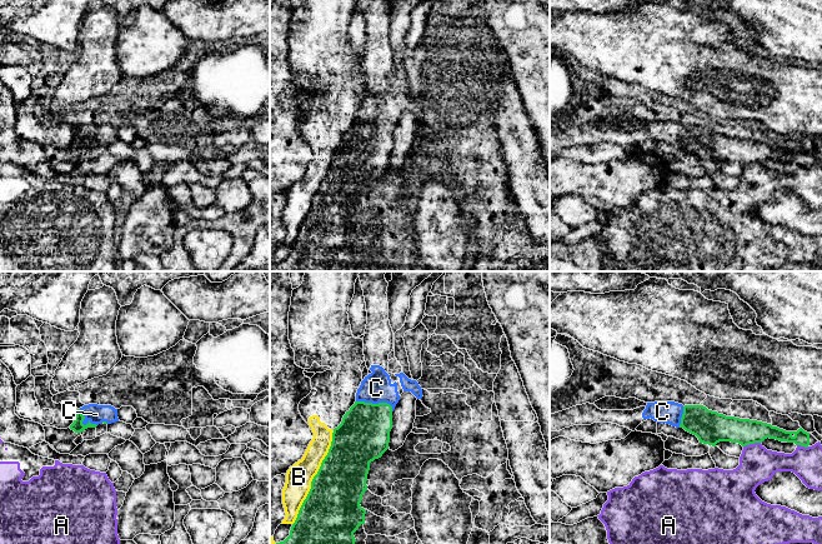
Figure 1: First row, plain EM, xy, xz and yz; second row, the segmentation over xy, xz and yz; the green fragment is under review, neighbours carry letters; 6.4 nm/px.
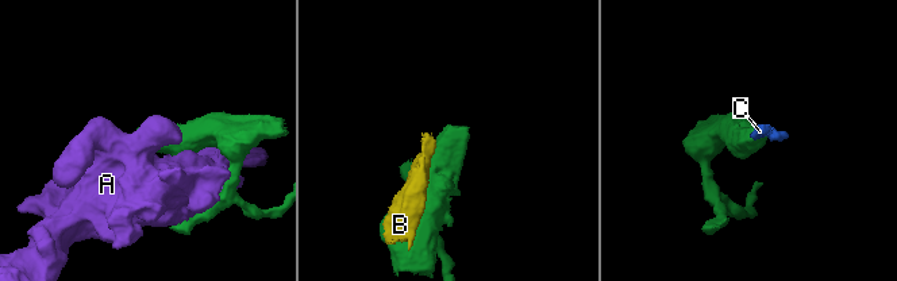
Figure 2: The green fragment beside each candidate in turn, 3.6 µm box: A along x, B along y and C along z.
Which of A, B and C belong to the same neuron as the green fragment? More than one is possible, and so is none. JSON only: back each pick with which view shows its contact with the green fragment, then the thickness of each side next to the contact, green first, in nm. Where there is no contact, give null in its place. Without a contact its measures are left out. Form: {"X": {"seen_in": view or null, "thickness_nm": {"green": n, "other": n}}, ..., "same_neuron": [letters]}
{"C": {"seen_in": "xz", "thickness_nm": {"green": 340, "other": 190}}, "same_neuron": ["C"]}

